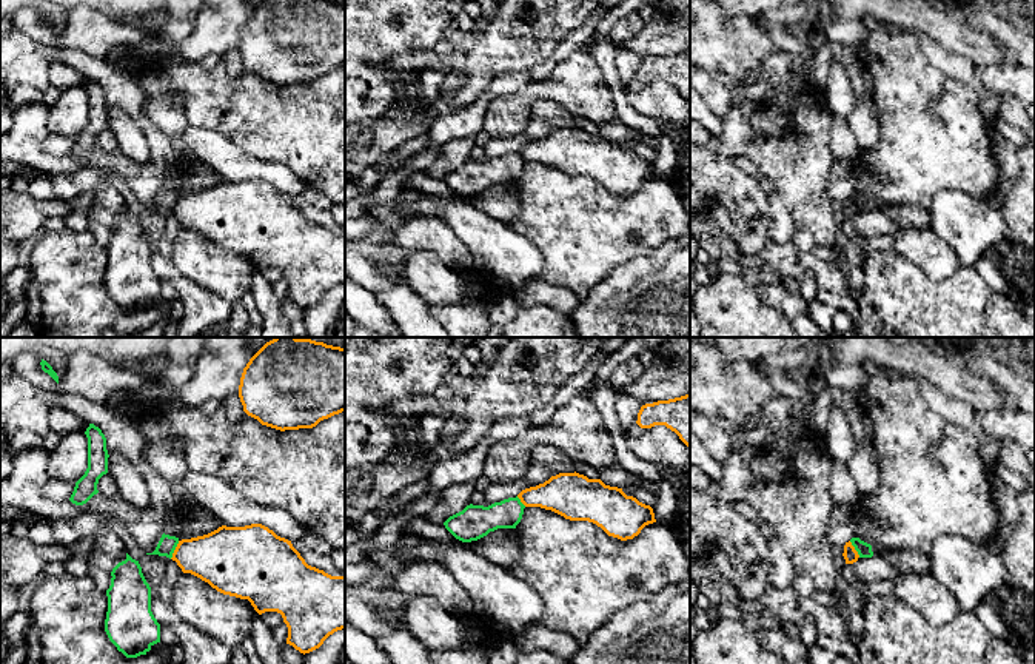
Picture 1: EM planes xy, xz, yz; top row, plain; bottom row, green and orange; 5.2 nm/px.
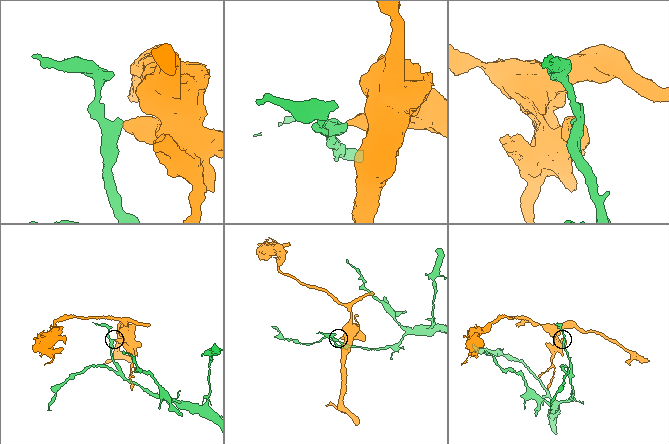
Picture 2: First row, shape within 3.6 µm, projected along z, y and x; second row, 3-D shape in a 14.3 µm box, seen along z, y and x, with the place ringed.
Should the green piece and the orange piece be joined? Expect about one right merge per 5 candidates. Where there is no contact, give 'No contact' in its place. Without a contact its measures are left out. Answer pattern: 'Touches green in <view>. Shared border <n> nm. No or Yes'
Touches green in xy. Shared border 110 nm. No

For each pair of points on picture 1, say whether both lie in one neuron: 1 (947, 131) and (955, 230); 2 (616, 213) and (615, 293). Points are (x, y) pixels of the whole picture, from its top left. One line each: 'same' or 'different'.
1: different
2: different

